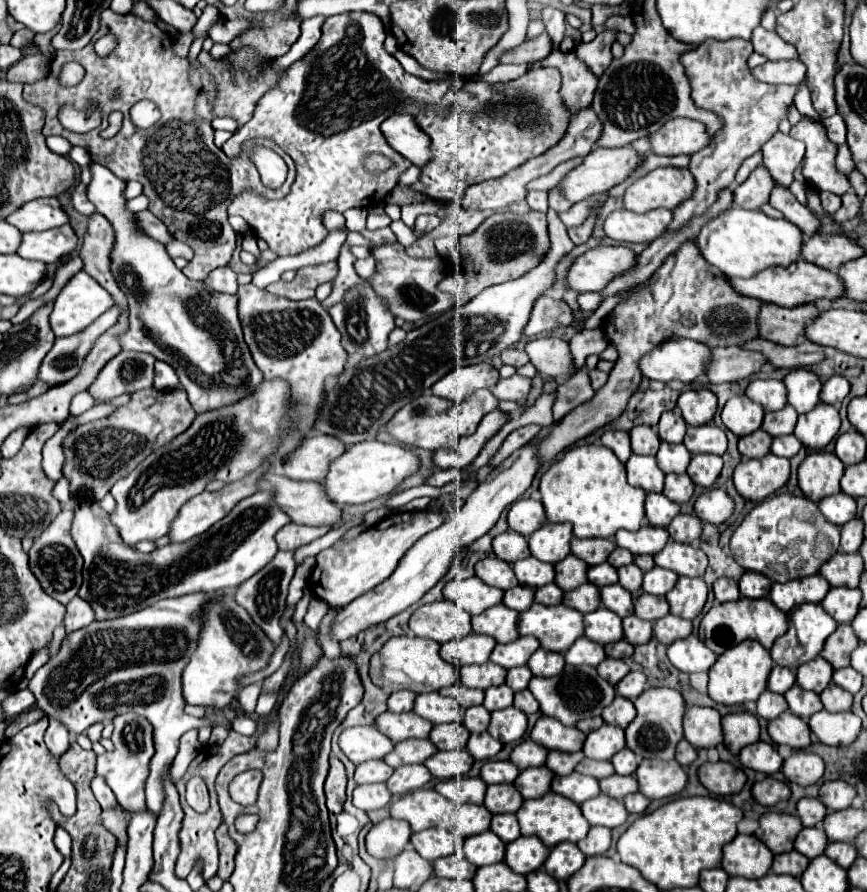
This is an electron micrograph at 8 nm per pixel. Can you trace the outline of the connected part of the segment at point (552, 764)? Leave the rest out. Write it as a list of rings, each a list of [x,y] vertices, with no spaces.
[[[552,750],[552,752],[548,754],[546,766],[548,766],[556,776],[568,776],[582,758],[584,758],[582,752],[568,754],[568,752],[556,752],[556,750]]]

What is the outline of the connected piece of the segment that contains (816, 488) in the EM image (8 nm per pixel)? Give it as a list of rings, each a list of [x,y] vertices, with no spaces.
[[[812,452],[798,468],[798,484],[808,500],[818,502],[840,492],[842,474],[844,464],[838,460],[836,454]]]

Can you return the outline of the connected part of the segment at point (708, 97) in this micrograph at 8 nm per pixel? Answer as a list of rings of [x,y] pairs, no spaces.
[[[732,38],[724,42],[706,40],[696,50],[690,50],[682,56],[682,64],[690,78],[692,98],[696,106],[722,114],[726,124],[714,134],[710,146],[690,156],[690,172],[696,178],[694,198],[674,210],[674,220],[668,230],[678,230],[680,226],[684,226],[684,222],[688,222],[688,218],[708,210],[708,206],[716,202],[718,190],[728,188],[734,182],[740,164],[748,156],[758,152],[762,144],[776,134],[778,124],[788,116],[788,110],[794,104],[794,94],[798,92],[798,86],[772,86],[752,76],[747,60],[753,51],[750,41]]]

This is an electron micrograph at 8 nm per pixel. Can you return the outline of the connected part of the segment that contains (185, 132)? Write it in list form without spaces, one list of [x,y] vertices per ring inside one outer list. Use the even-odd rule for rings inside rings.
[[[110,8],[100,16],[100,30],[84,50],[60,50],[50,64],[50,74],[40,82],[24,86],[24,100],[42,106],[46,114],[46,136],[64,136],[72,144],[86,148],[96,162],[104,162],[118,178],[138,180],[144,186],[144,194],[150,198],[150,212],[172,230],[176,240],[194,250],[194,258],[182,272],[190,280],[204,280],[214,268],[226,266],[236,248],[236,232],[228,224],[226,214],[228,198],[236,198],[252,186],[262,186],[262,180],[254,162],[240,160],[232,164],[232,160],[216,148],[212,126],[194,112],[196,94],[198,90],[188,80],[188,60],[172,52],[172,38],[154,22],[146,22],[134,14],[116,14]],[[104,34],[118,38],[118,46],[108,58],[100,58],[94,51],[95,42]],[[66,62],[84,66],[86,74],[78,86],[64,88],[60,84],[58,76]],[[114,90],[120,90],[118,100],[112,100]],[[144,98],[152,100],[162,112],[162,118],[148,130],[136,128],[128,118],[130,106]],[[80,100],[90,100],[92,106],[100,106],[102,116],[120,110],[124,114],[120,132],[102,140],[96,128],[86,134],[66,130],[58,122],[58,110],[66,104],[74,106],[74,102]]]

